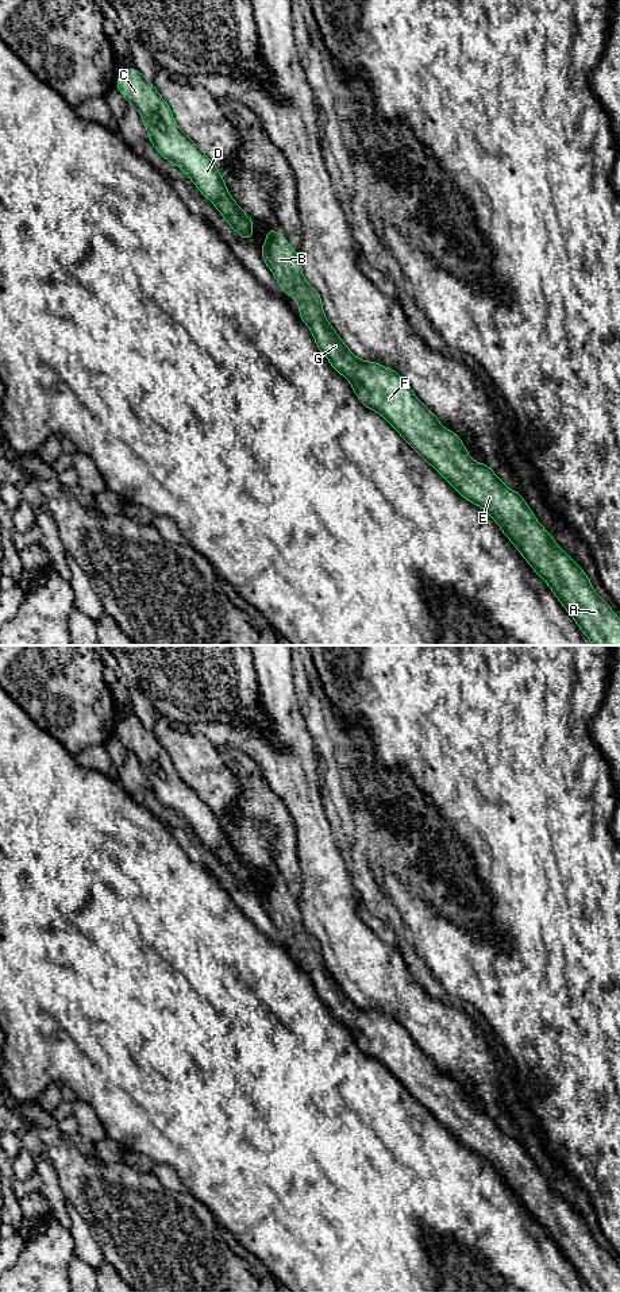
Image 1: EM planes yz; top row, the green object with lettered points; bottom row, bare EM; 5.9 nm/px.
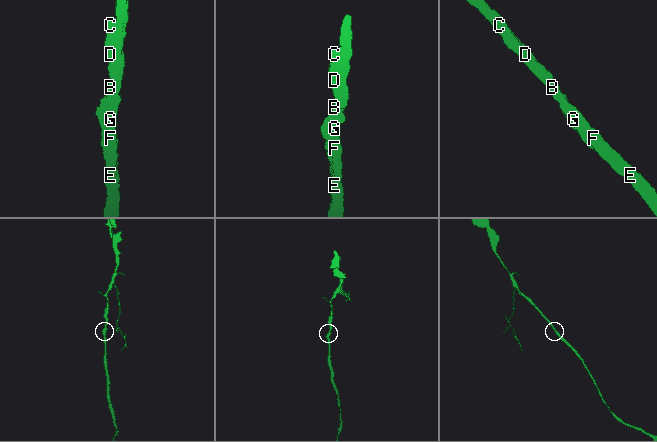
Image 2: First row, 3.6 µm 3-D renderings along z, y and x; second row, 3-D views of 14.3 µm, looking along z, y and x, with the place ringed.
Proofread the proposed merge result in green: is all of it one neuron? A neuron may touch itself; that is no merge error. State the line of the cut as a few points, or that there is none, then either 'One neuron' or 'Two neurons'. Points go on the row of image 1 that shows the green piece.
No split. One neuron

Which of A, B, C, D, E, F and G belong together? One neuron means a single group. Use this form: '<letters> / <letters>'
A B C D E F G

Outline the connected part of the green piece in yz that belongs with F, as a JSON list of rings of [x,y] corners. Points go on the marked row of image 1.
[[[269,230],[261,255],[284,292],[297,300],[300,319],[309,327],[317,348],[347,378],[363,406],[384,416],[463,498],[492,516],[593,645],[620,645],[620,618],[539,524],[520,493],[508,489],[490,467],[474,462],[459,436],[439,424],[394,370],[357,359],[344,346],[324,316],[319,292],[305,282],[297,251],[286,239]]]

